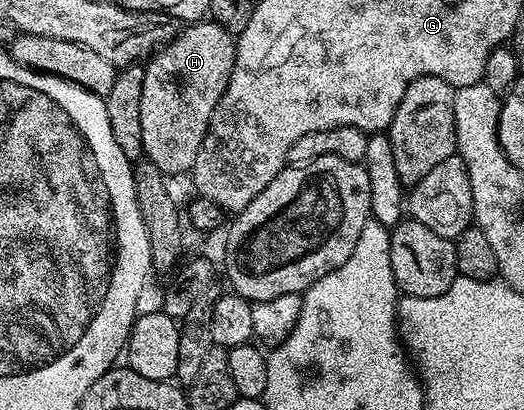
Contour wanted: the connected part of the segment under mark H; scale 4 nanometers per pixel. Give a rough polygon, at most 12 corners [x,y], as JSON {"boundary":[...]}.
{"boundary":[[185,25],[147,59],[143,157],[187,175],[234,68],[234,35]]}

